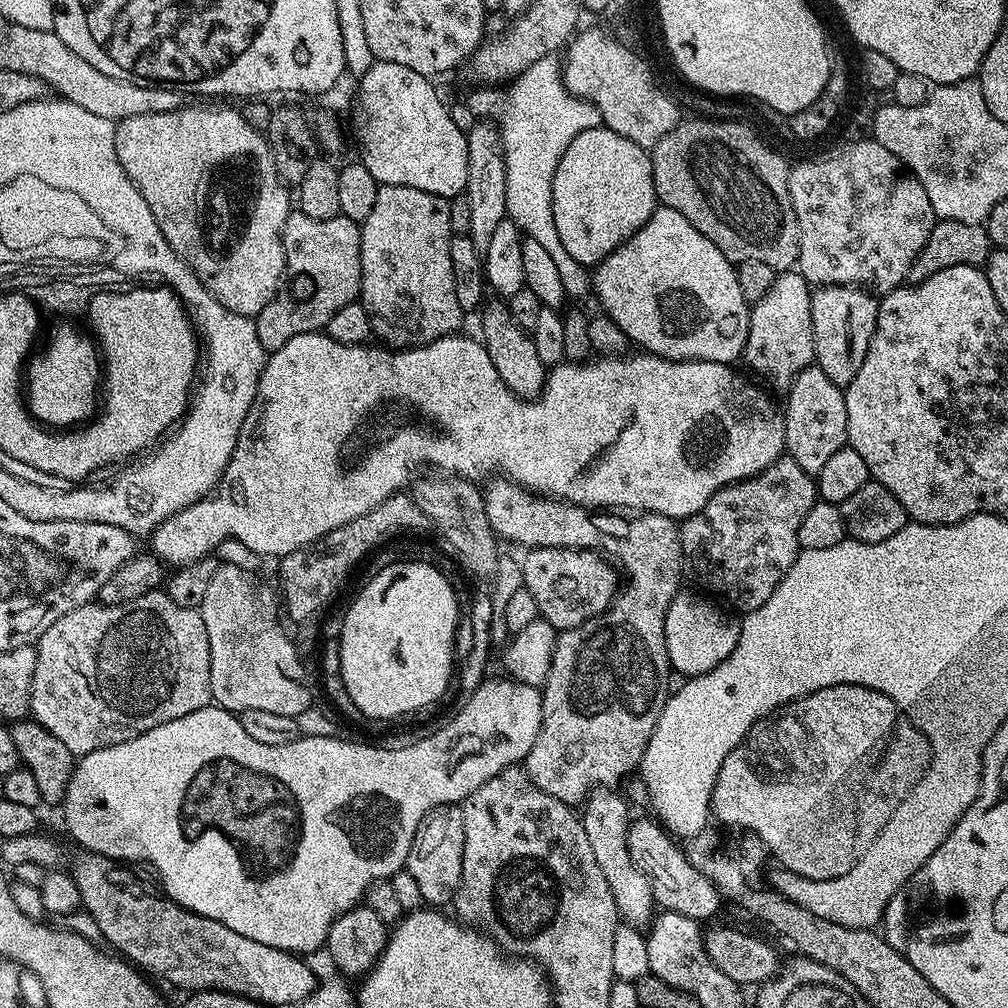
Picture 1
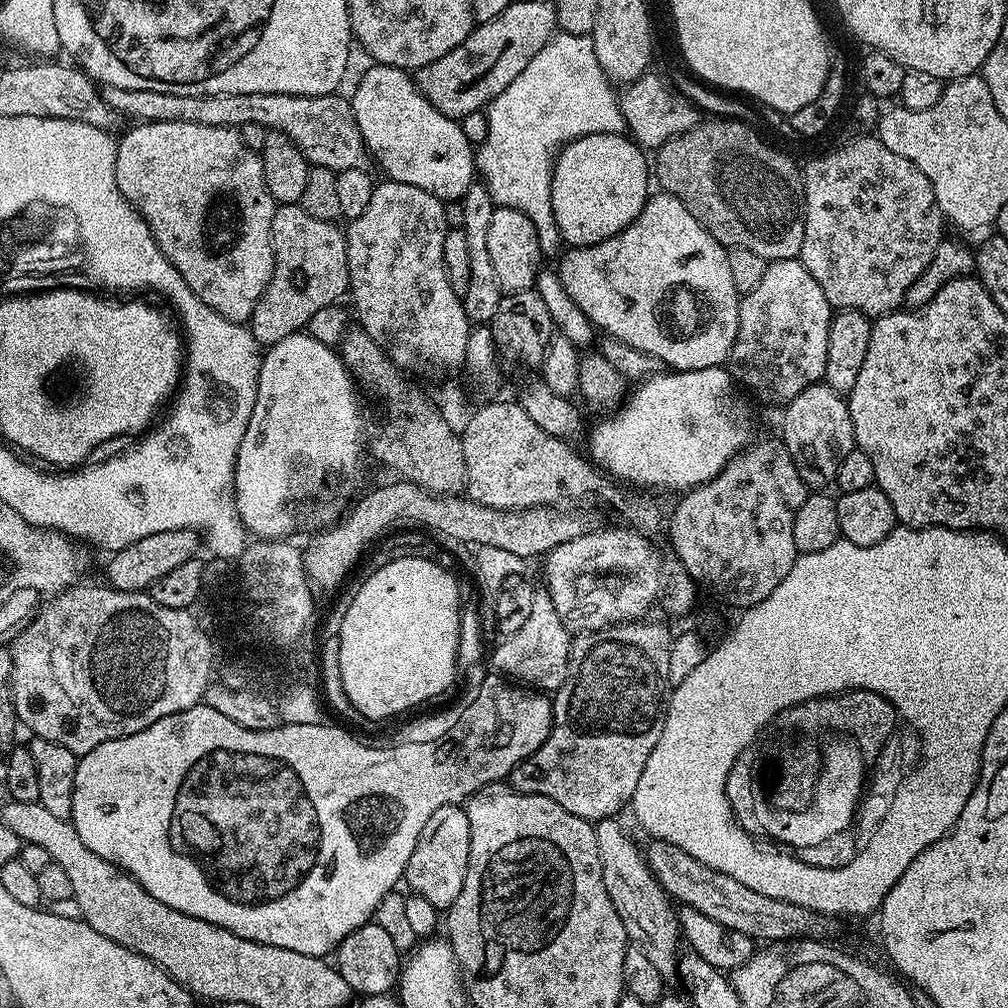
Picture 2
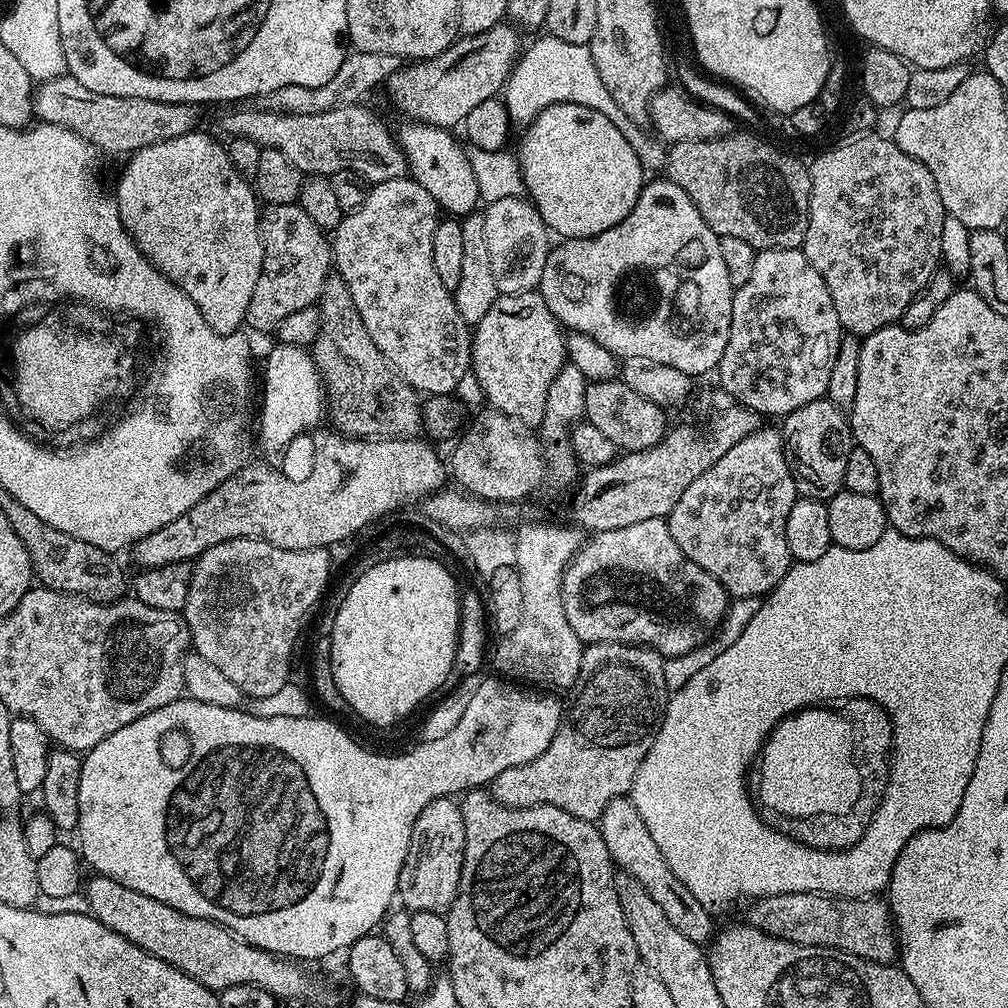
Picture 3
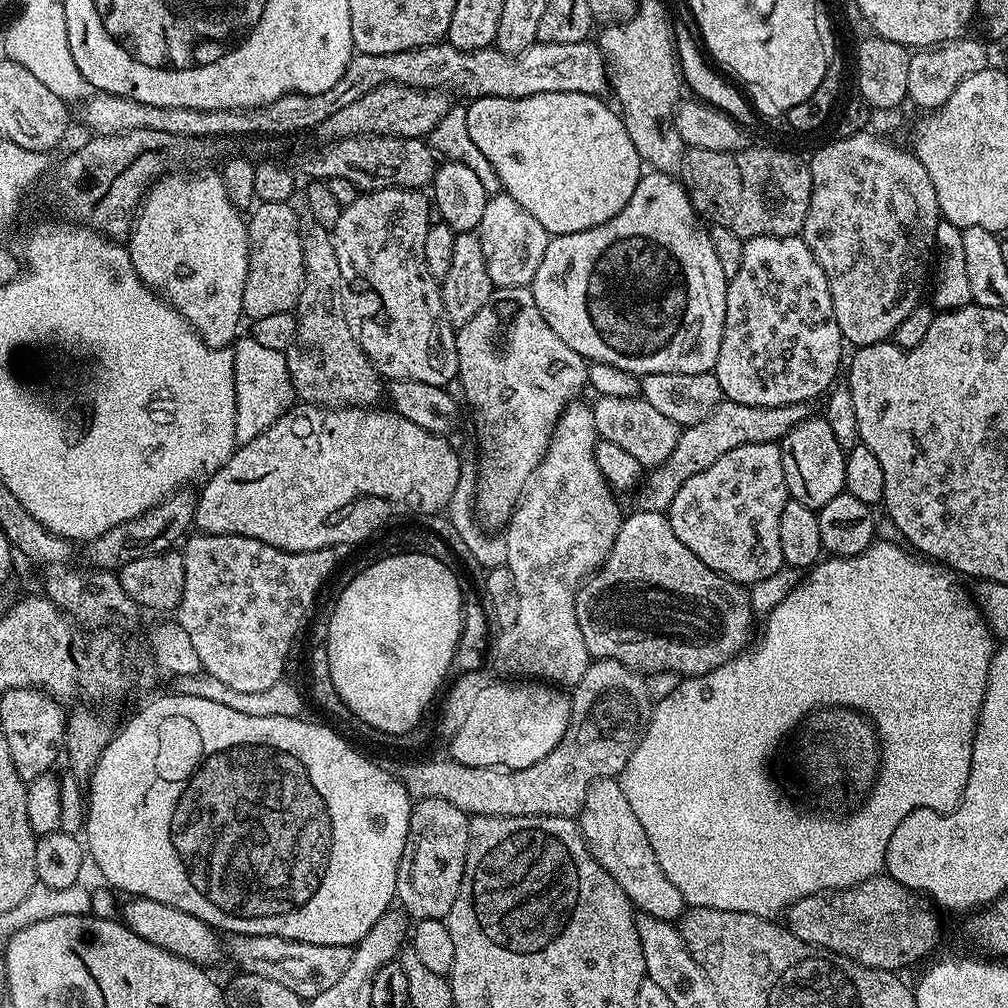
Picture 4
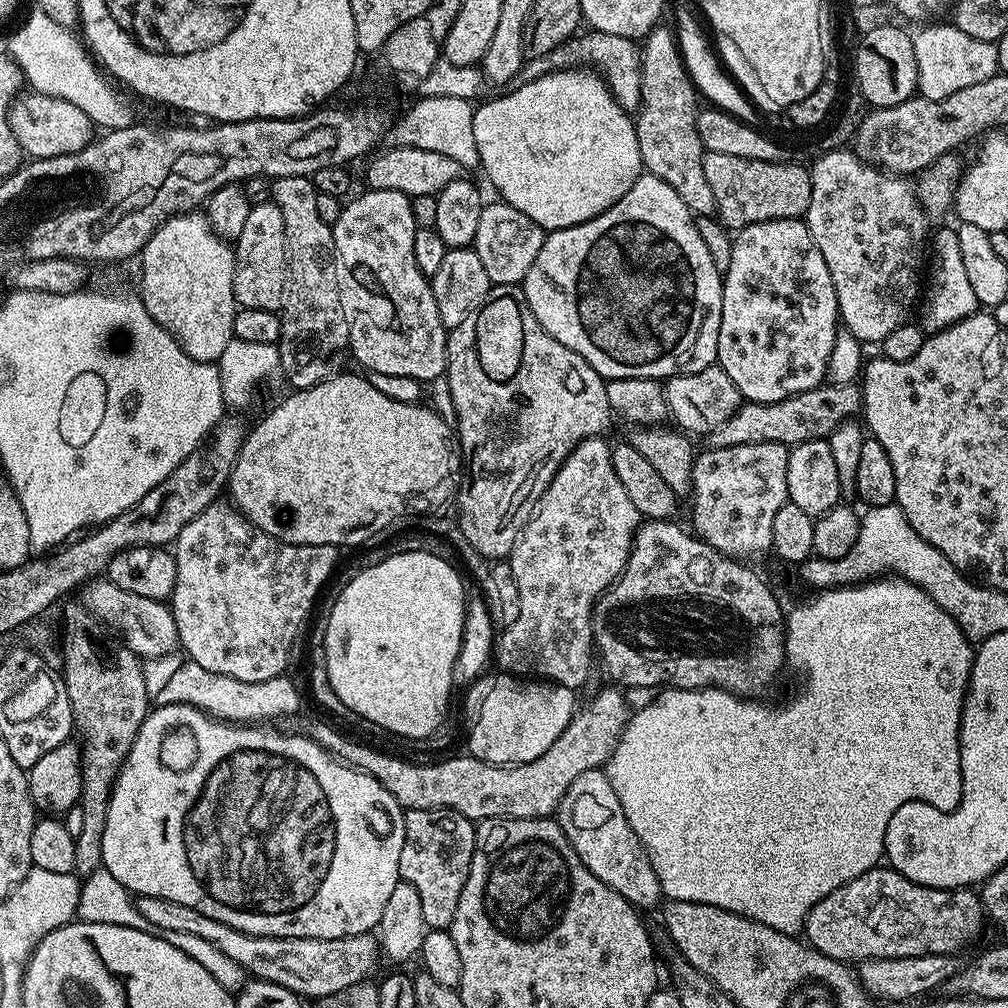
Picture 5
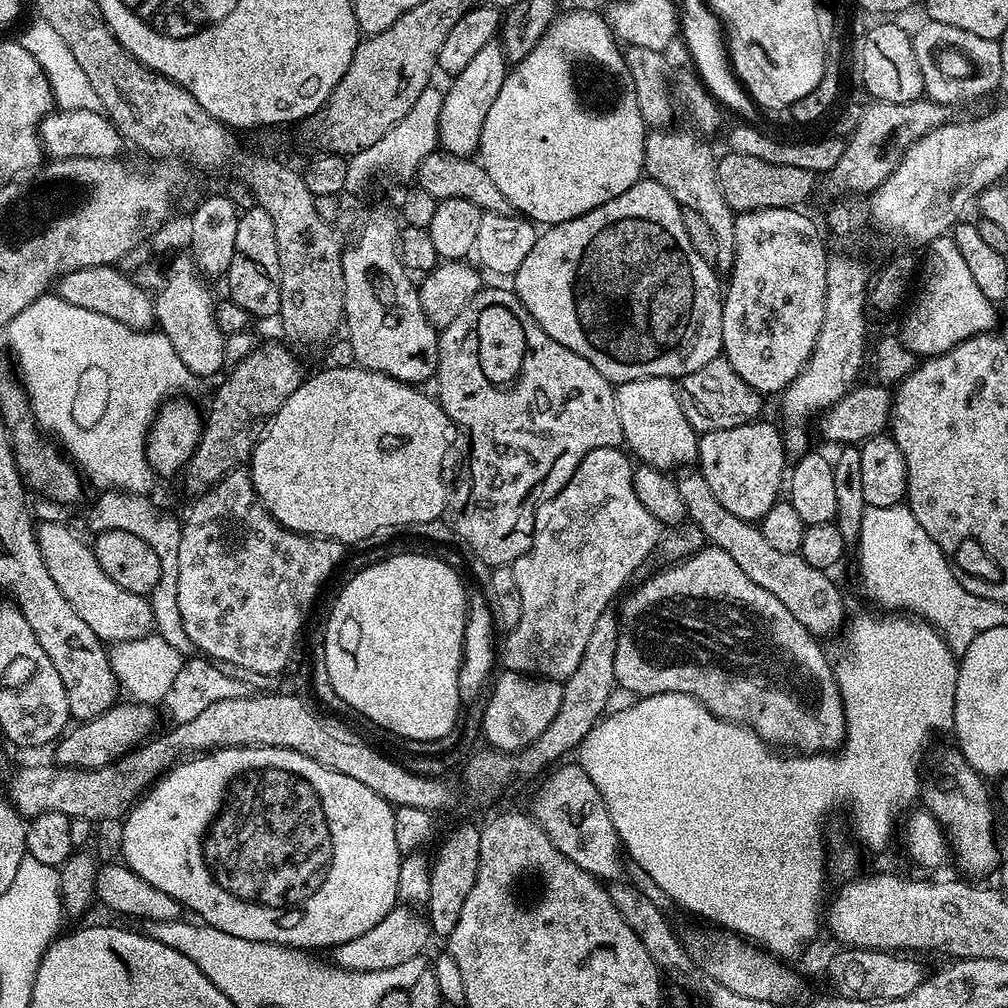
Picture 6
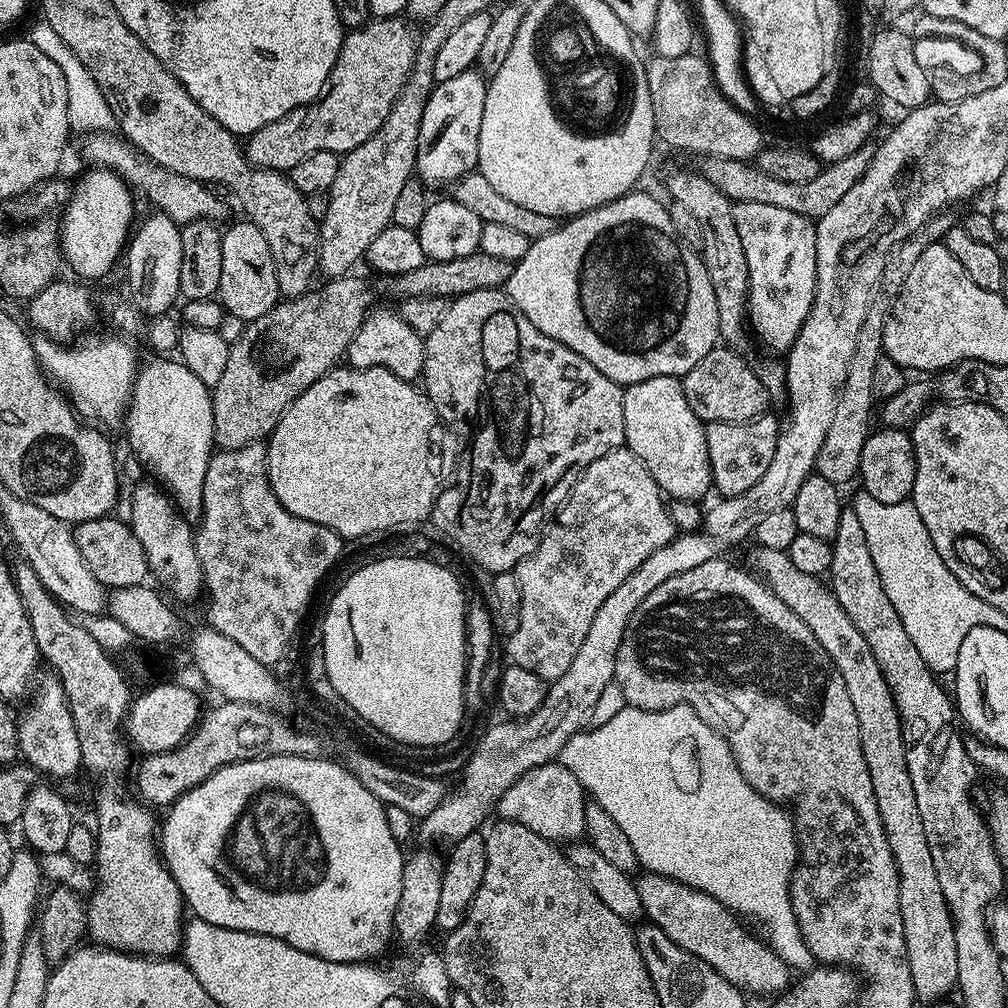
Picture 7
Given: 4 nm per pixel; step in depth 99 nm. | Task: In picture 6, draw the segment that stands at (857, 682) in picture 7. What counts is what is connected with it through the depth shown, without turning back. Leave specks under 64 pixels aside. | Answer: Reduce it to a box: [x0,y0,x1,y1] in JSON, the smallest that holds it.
[675,466,845,638]

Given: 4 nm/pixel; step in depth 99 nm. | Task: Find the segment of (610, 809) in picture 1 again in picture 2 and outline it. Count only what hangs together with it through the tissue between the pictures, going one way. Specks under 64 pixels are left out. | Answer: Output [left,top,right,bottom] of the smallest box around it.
[594,818,682,978]

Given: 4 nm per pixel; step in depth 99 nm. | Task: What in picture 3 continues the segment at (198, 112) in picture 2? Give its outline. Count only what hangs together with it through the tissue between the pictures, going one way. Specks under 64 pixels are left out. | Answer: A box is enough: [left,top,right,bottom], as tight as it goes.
[220,103,408,185]

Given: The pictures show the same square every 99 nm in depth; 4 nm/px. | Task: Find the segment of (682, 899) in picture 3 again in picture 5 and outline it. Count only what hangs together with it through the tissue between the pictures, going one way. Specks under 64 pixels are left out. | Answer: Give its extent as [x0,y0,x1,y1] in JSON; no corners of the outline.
[554,768,661,910]

